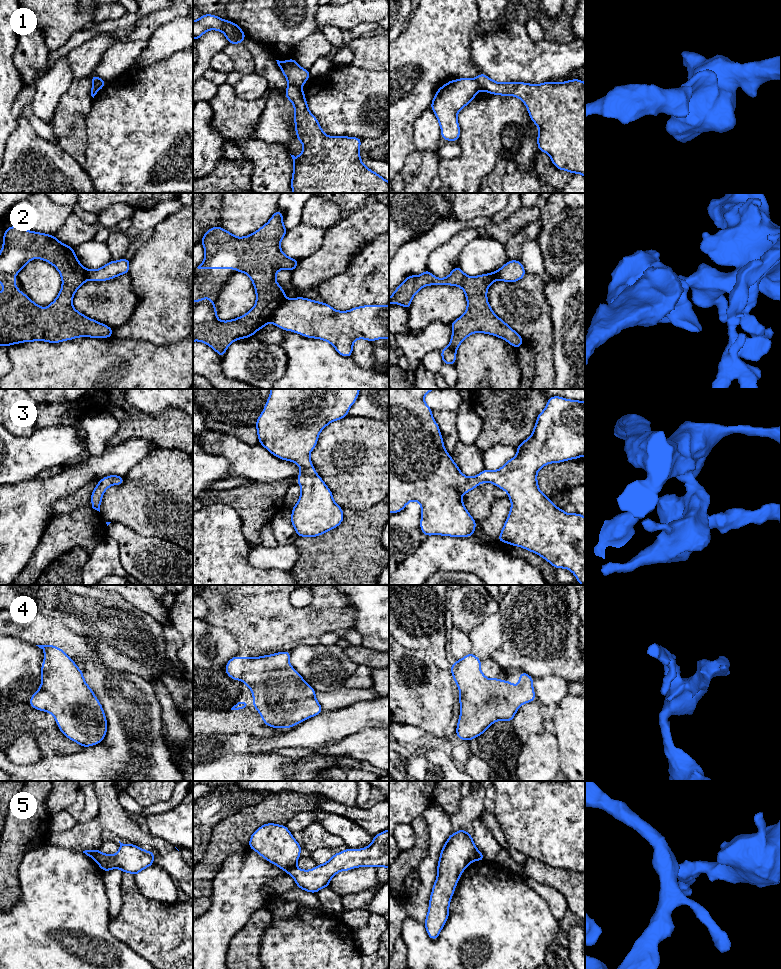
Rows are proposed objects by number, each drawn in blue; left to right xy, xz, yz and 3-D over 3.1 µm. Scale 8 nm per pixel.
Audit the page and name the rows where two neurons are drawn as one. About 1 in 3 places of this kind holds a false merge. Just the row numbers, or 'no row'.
1, 2, 5

